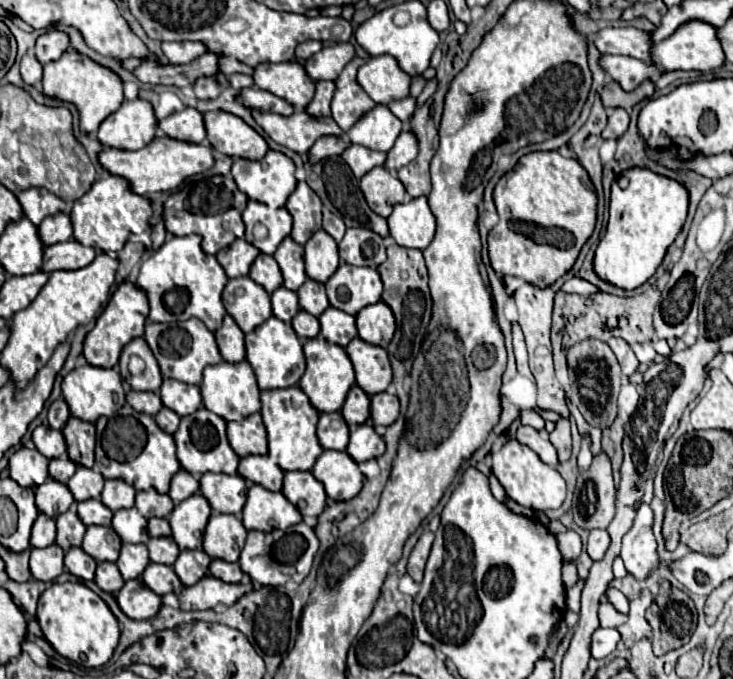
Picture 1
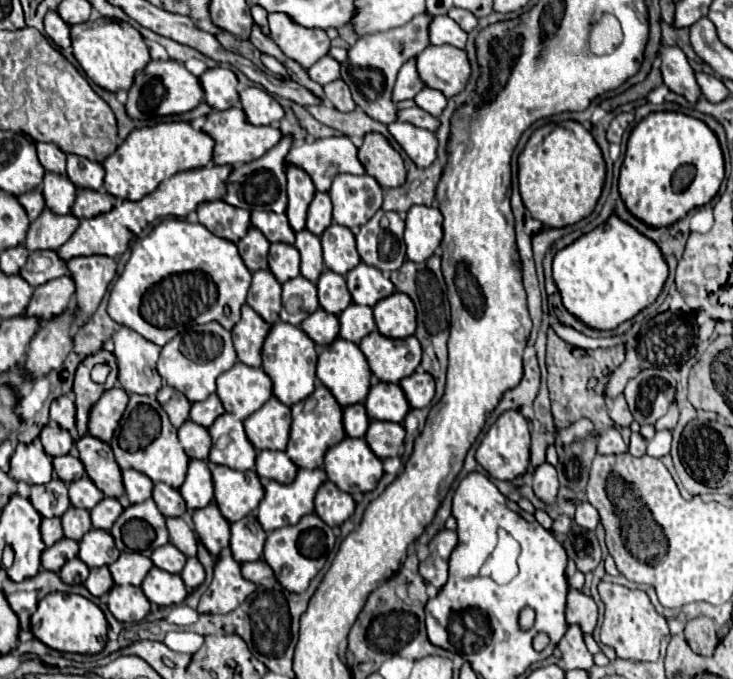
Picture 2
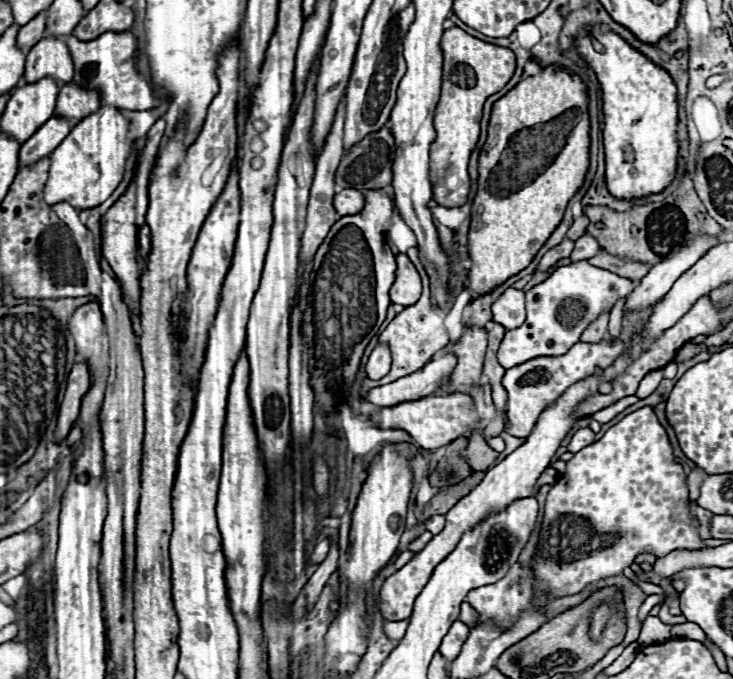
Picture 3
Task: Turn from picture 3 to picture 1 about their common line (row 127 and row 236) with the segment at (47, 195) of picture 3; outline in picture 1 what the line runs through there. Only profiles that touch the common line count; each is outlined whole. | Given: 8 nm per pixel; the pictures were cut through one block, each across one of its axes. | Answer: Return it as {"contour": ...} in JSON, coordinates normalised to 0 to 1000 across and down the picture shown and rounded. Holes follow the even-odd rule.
{"contour":[[[145,259],[128,268],[128,274],[101,297],[95,312],[95,324],[101,333],[101,351],[117,362],[128,362],[142,371],[166,368],[175,345],[194,345],[202,339],[207,321],[207,300],[202,292],[183,286],[177,280],[177,268],[166,259]]]}

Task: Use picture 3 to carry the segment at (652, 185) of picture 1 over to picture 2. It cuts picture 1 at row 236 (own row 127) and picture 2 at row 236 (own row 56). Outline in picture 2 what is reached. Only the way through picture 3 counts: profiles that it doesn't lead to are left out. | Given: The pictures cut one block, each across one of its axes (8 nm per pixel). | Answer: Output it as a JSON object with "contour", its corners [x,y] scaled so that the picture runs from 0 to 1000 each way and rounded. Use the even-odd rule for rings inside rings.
{"contour":[[[843,318],[797,345],[756,377],[756,412],[778,462],[813,486],[838,486],[887,451],[911,409],[911,389],[887,351]]]}

